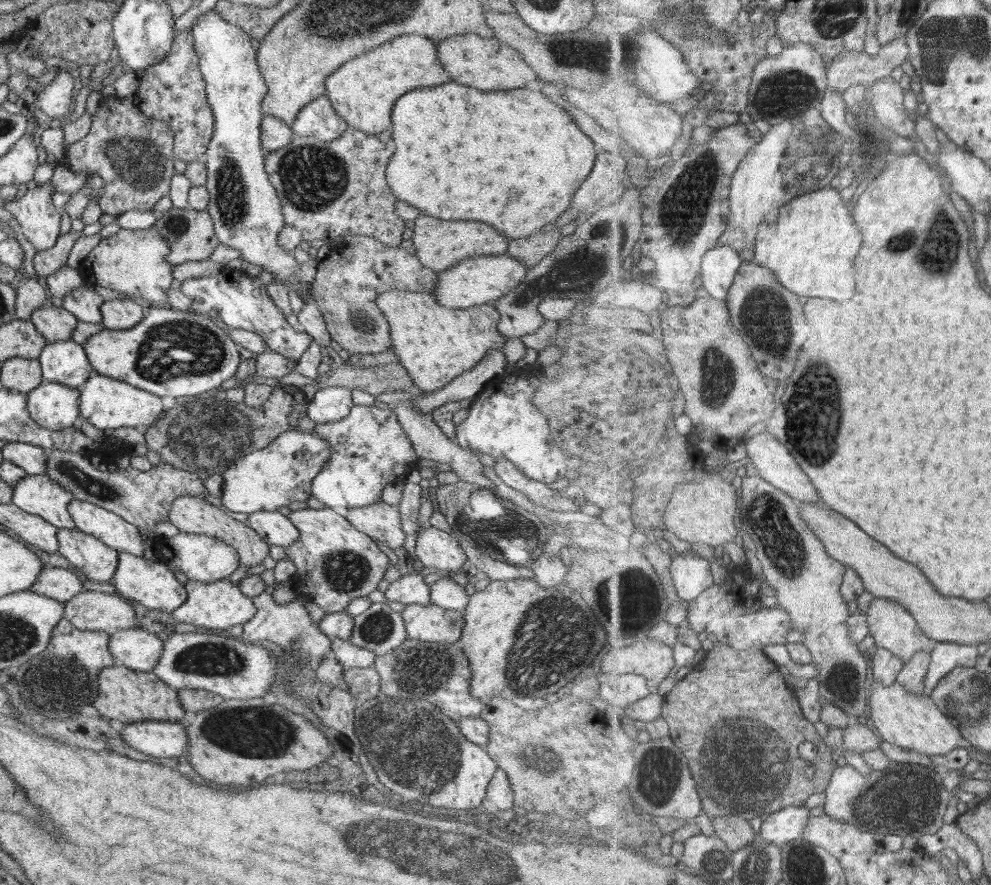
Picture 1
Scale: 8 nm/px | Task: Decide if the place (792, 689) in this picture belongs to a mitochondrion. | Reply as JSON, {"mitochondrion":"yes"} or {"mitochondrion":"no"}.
{"mitochondrion":"no"}

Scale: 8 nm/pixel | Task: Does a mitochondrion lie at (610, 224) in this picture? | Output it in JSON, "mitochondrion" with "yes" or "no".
{"mitochondrion":"no"}

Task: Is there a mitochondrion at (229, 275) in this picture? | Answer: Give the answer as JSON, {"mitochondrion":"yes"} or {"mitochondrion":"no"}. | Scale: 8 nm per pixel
{"mitochondrion":"no"}

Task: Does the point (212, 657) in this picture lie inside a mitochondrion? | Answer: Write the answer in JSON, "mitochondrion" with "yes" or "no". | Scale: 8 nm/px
{"mitochondrion":"yes"}

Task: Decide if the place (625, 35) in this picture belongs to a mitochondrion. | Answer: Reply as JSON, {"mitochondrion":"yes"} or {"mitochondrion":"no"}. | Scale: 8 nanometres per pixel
{"mitochondrion":"no"}

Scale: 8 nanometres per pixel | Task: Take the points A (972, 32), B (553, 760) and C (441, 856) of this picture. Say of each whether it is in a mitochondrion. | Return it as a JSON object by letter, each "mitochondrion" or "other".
{"A":"mitochondrion","B":"mitochondrion","C":"mitochondrion"}

